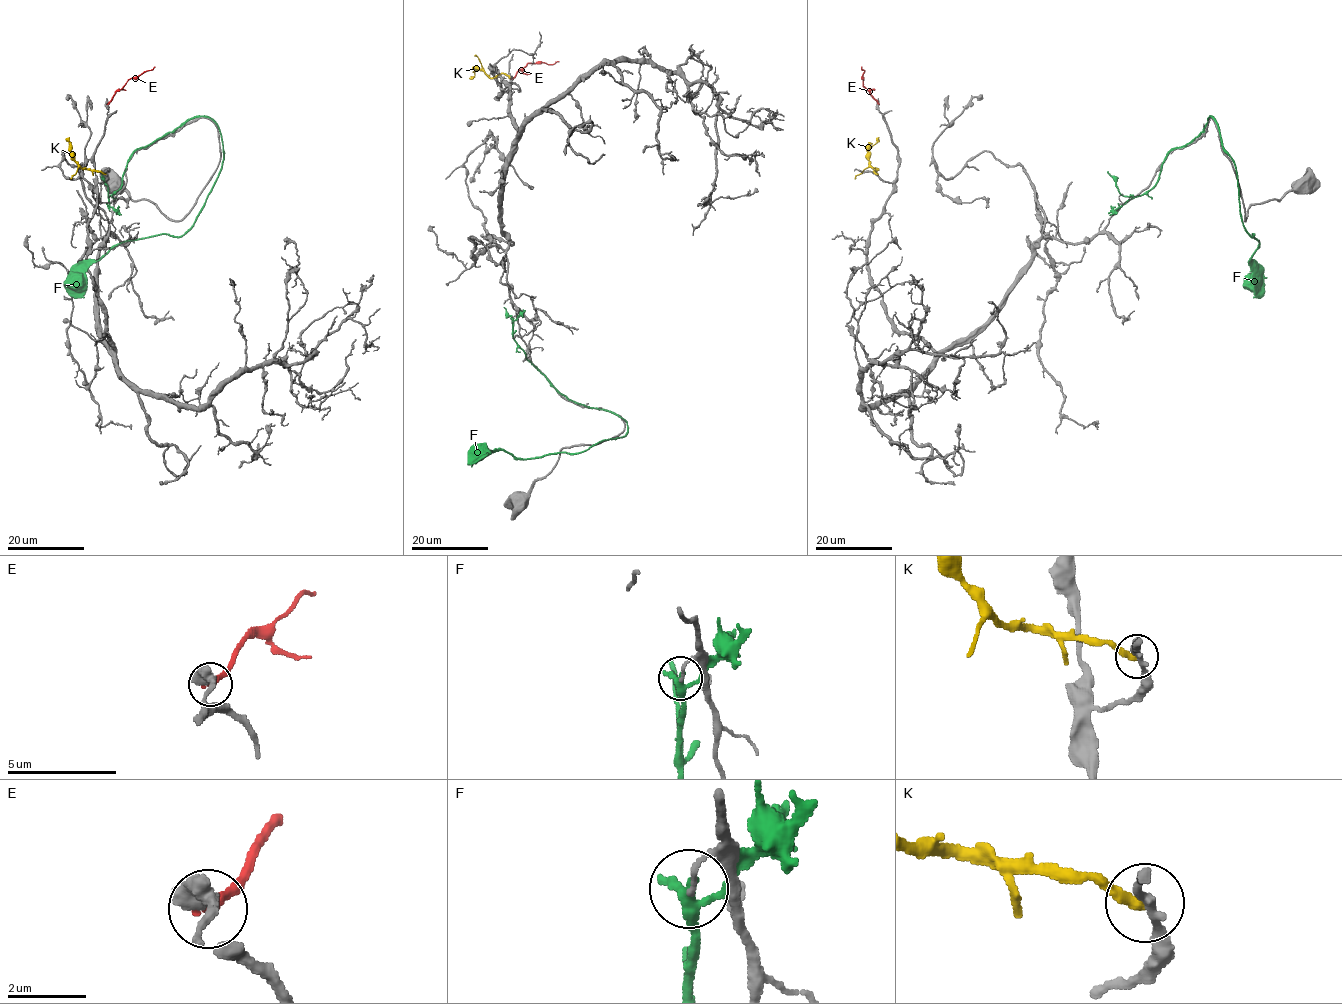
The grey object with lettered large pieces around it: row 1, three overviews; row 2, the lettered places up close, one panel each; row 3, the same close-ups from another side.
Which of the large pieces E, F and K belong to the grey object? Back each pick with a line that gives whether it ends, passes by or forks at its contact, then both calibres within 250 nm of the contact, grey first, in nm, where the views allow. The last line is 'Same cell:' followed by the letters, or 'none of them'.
Same cell: none of them

